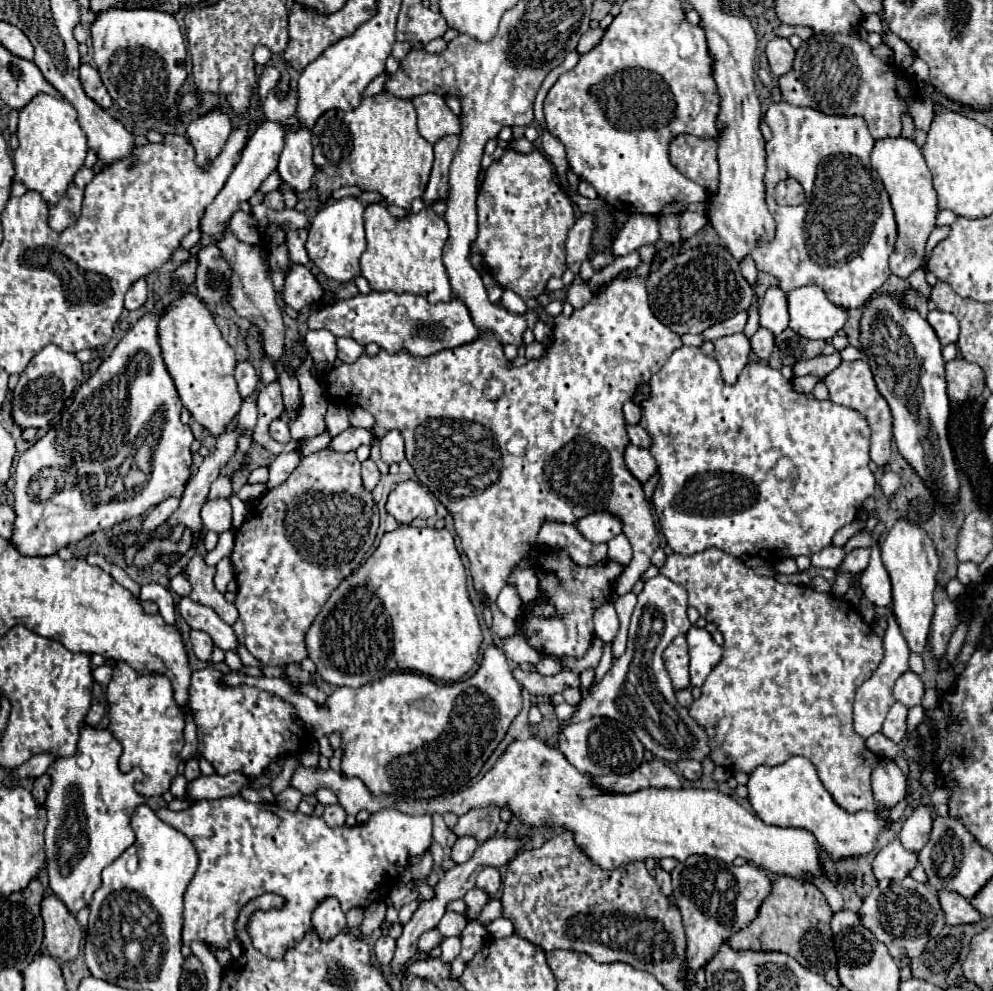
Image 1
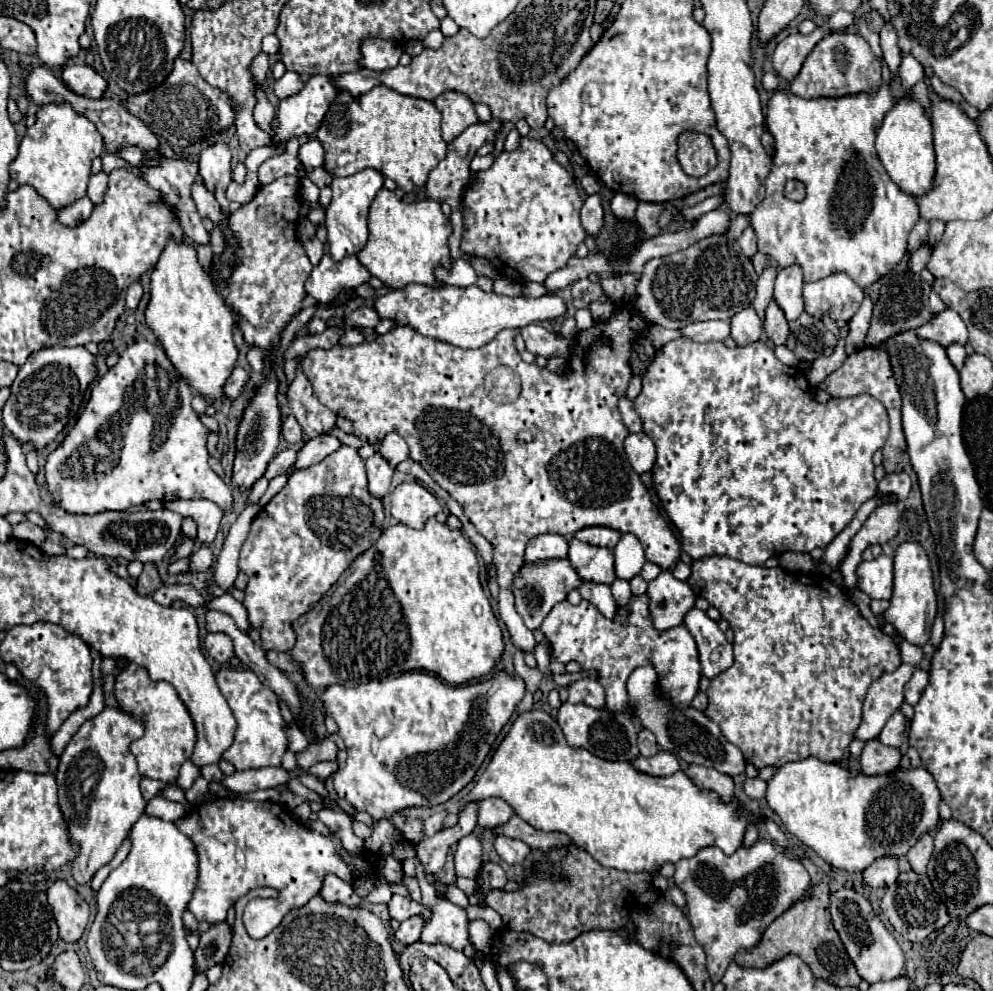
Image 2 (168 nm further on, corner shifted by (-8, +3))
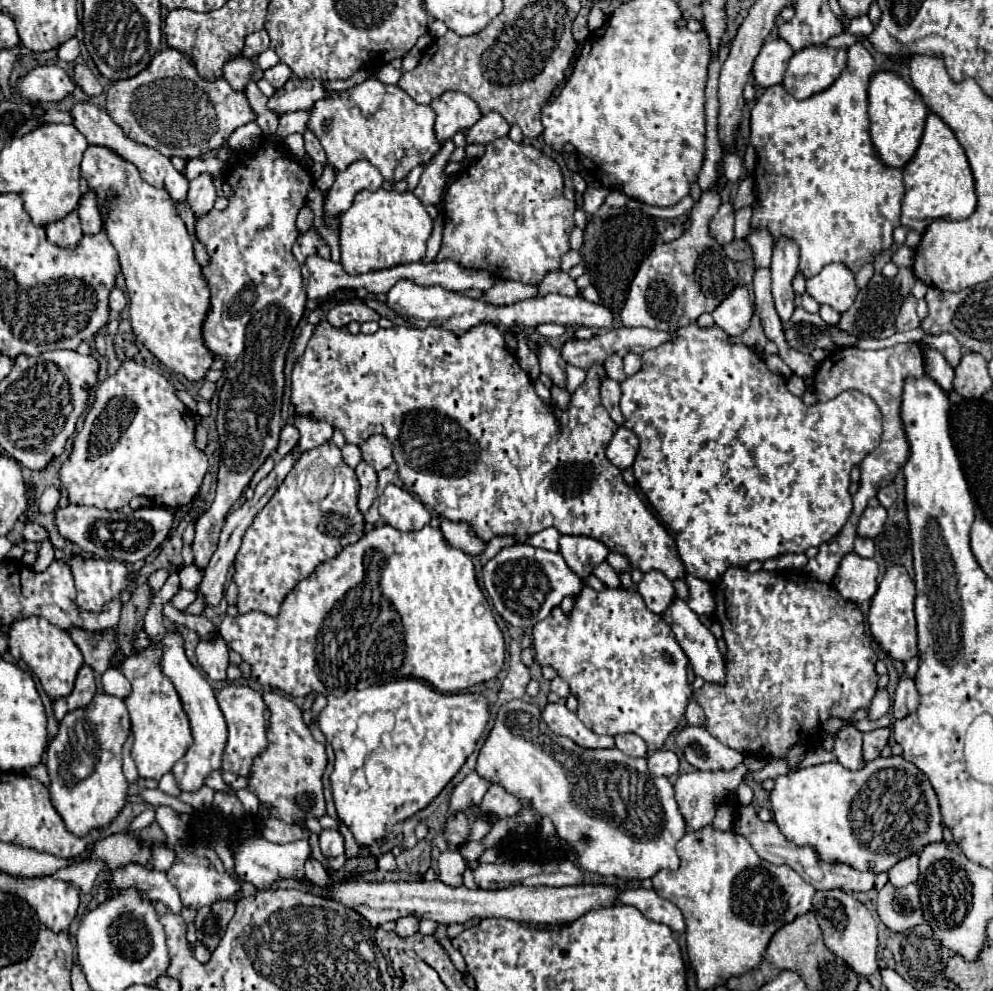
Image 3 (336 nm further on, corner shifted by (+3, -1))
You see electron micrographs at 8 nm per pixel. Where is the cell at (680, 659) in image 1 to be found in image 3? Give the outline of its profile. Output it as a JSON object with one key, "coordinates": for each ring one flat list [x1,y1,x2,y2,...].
{"coordinates":[[585,586,569,614,555,607,545,620,533,626,533,648,537,662,541,666,553,666,571,686,573,696,579,700,577,716,585,726,597,734,609,736,633,732,647,742,649,752,663,746,665,738,677,728,685,714,687,702,693,696,691,684,695,674,687,656,677,644,675,634,661,616,647,610,641,594,635,590,605,588,603,592,595,592,593,588]]}

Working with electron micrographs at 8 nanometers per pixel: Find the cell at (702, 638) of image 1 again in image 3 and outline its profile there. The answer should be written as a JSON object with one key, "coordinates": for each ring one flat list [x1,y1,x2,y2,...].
{"coordinates":[[675,598,673,604,665,610,663,620,671,626,679,646,683,648,683,652,689,658,689,664,691,664,695,676,701,676,705,682,719,682,721,684,725,680,725,662,723,662,723,656,721,656,721,652,717,648,715,636,711,634,711,630,707,626,701,624,699,616,681,598]]}

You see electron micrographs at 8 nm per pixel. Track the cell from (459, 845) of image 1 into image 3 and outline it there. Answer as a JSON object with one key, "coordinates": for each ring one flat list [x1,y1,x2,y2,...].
{"coordinates":[[445,850,439,856,439,880,447,886,461,886,467,864,459,850]]}

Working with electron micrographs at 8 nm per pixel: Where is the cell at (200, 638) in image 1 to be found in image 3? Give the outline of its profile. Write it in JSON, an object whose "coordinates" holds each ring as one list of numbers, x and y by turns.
{"coordinates":[[213,634,209,640,201,640,197,644,197,662,199,666,207,672,207,676,211,680,225,680,225,672,227,672,227,666,229,666,229,646,227,642,219,636,219,634]]}

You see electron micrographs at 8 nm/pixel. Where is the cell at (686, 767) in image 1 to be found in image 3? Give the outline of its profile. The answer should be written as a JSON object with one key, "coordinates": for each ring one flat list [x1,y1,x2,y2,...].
{"coordinates":[[743,764,731,772,699,772,699,770,693,770,693,772,679,774,675,780,675,798,677,798,679,810,683,812,683,816,687,820,687,832,701,830,703,826,709,826,715,818,719,804,727,798,729,792,737,790,737,786,745,778,745,774,747,774,747,768]]}

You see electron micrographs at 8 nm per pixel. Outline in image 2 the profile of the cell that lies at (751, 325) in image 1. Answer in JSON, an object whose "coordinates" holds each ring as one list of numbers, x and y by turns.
{"coordinates":[[766,266,766,268,764,268,764,272,758,276,758,282,756,282,756,298,754,298,752,306,754,306,754,310,760,314,760,318,764,316,764,310,766,310,768,302,772,300,776,274,778,274,778,270,776,270,776,268]]}

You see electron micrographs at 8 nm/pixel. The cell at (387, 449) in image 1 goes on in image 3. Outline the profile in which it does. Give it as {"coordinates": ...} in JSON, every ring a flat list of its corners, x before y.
{"coordinates":[[375,434,375,436,367,438,361,444,361,452,363,452,363,460,369,462,375,470,383,470,393,462,391,442,381,434]]}

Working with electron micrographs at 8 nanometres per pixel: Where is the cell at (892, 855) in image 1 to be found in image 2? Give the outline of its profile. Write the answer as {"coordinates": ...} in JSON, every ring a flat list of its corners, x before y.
{"coordinates":[[878,858,862,872,862,880,866,886,884,888,886,884,894,882,898,878,898,874,900,872,898,872,898,860,896,858]]}

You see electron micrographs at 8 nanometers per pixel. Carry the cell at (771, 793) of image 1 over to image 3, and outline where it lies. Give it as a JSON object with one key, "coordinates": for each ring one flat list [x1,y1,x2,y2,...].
{"coordinates":[[901,756,875,758,859,772,829,762,777,776,769,802,773,820,789,842,813,846,823,862,841,862,855,870,887,872,899,860,943,838,939,804,929,778]]}

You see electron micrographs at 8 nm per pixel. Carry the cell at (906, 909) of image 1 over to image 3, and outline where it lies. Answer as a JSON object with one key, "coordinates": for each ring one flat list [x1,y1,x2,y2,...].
{"coordinates":[[887,882,879,890,877,914,881,922,893,932,907,932,909,928,923,924,925,918,917,886,909,884,905,888,895,888,891,882]]}

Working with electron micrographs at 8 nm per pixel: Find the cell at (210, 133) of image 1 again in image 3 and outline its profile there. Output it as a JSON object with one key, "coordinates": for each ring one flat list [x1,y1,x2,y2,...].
{"coordinates":[[199,174,189,182,189,206,195,212,195,216,203,216,213,208,215,202,215,180,211,174]]}

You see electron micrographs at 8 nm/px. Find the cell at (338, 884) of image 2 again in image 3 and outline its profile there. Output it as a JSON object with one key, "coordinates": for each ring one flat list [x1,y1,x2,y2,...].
{"coordinates":[[315,858,307,860,307,864,305,864,305,876,307,876,307,880,311,884,321,886,321,888,325,888,325,886,331,884,331,876,327,874,327,870]]}

